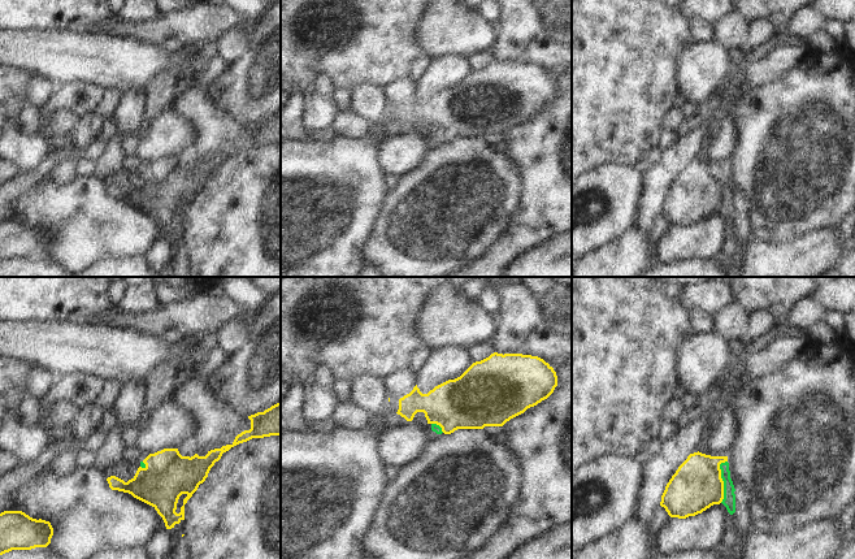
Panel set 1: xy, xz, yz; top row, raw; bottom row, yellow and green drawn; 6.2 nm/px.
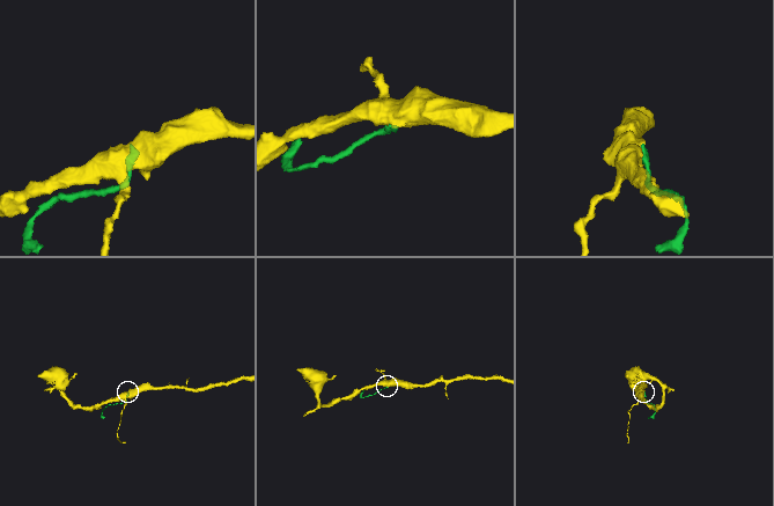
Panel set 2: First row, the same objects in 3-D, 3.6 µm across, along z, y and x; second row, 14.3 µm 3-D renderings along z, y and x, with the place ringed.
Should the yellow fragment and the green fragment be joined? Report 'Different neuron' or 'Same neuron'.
Same neuron

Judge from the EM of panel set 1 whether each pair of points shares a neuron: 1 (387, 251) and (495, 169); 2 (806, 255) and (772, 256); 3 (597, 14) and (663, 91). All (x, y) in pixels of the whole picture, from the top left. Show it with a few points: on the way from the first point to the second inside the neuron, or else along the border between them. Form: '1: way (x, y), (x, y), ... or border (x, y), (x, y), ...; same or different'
1: way (415, 245), (468, 193); same
2: way (798, 256), (780, 256); same
3: way (606, 34), (643, 72); same

